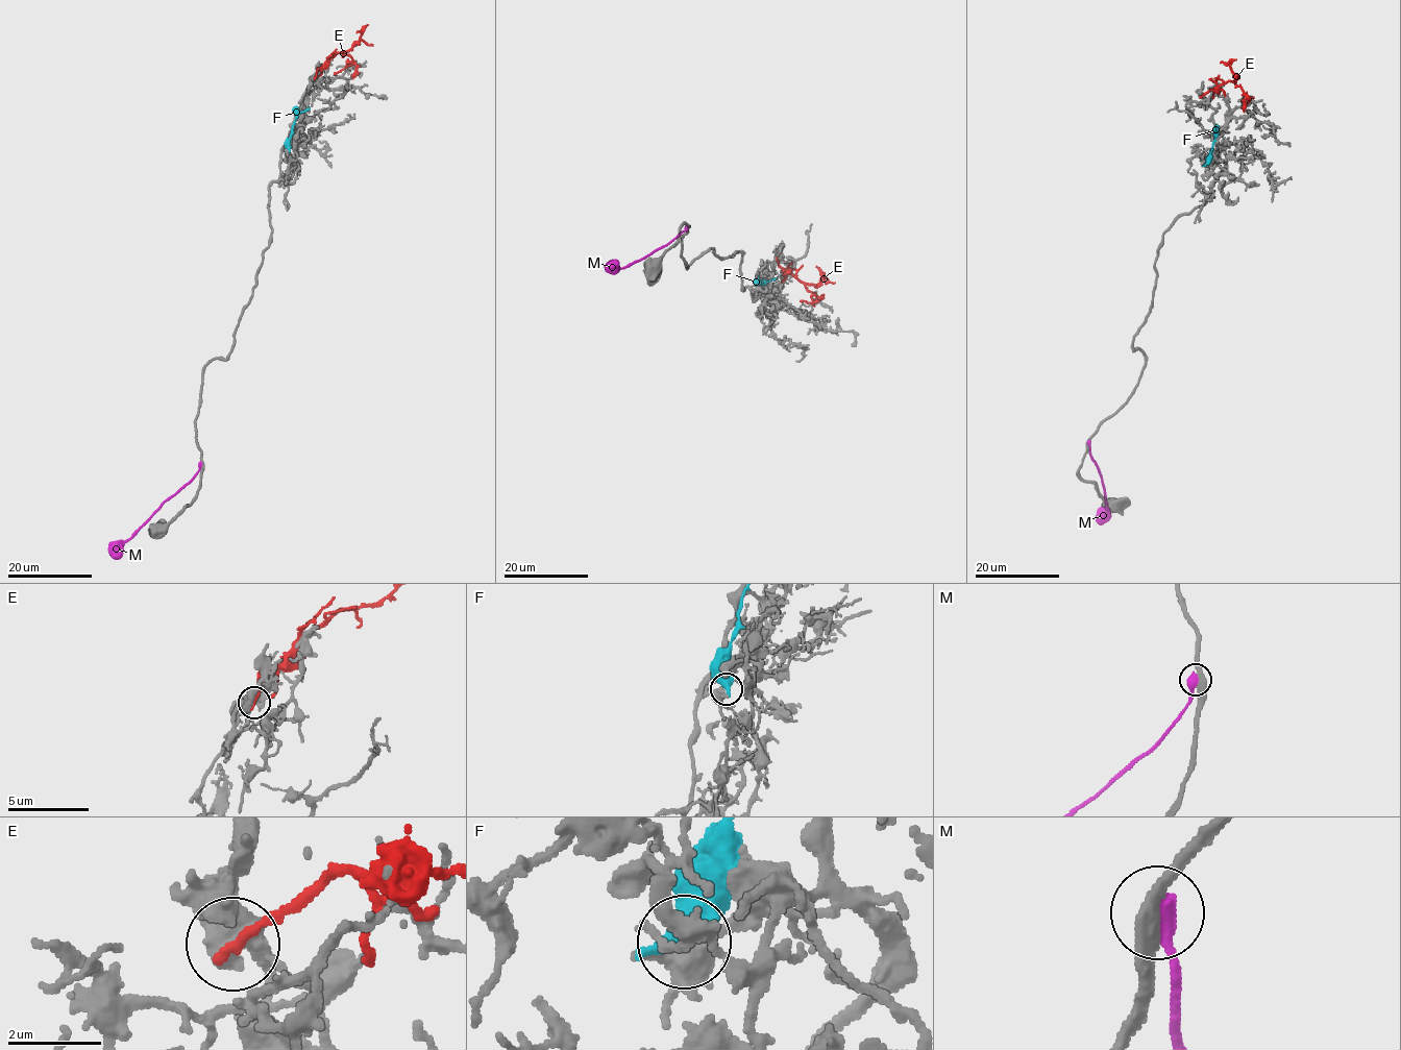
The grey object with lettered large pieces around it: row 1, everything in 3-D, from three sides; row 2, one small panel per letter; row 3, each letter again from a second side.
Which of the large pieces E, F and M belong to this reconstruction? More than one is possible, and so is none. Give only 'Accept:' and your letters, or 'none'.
Accept: none

